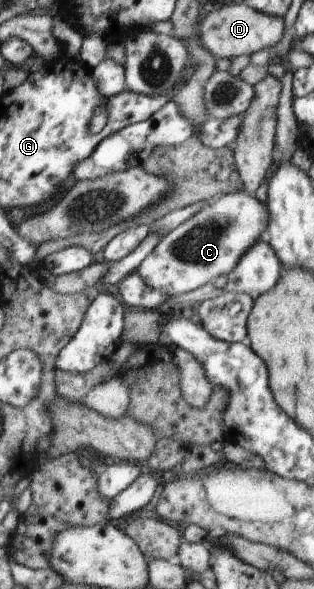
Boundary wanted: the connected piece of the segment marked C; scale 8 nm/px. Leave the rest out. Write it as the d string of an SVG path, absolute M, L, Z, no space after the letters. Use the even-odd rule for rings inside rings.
M244 190L221 195L163 237L138 272L147 286L168 297L213 282L217 276L231 272L239 258L262 237L266 231L266 213L266 204Z

